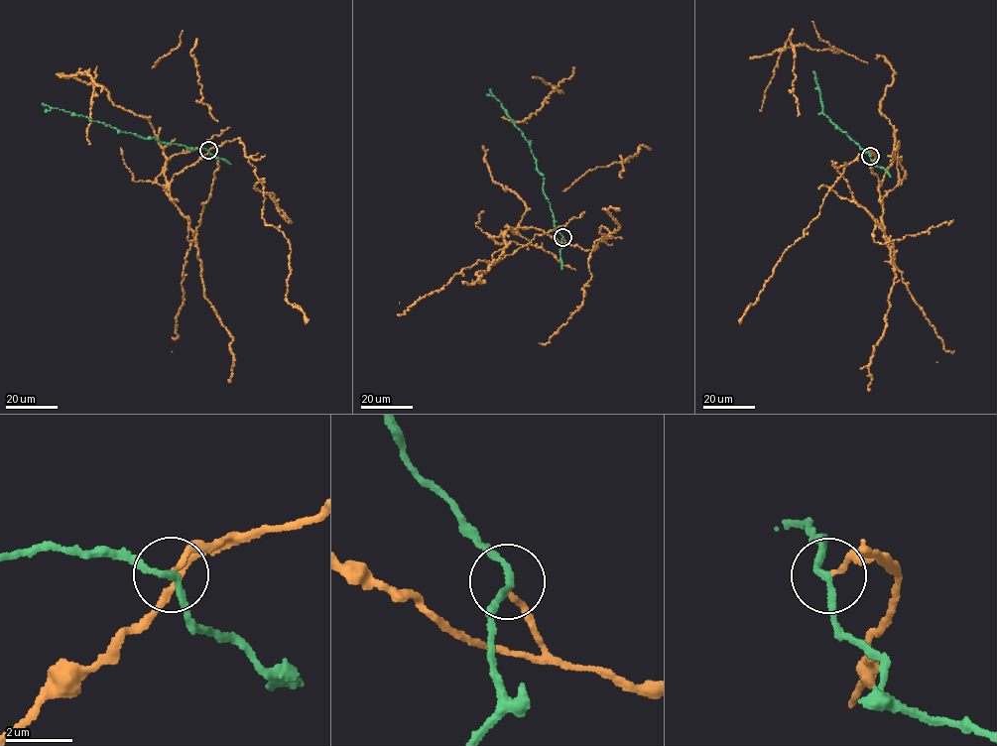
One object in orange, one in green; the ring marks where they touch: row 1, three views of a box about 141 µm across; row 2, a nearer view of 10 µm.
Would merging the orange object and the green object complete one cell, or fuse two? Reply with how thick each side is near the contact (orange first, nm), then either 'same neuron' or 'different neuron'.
130/180 nm | different neuron

